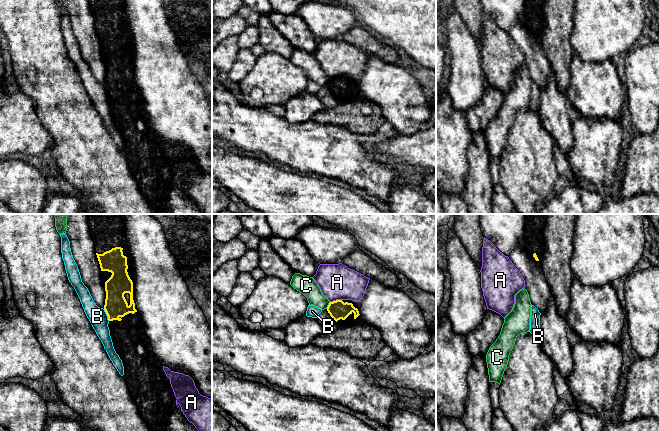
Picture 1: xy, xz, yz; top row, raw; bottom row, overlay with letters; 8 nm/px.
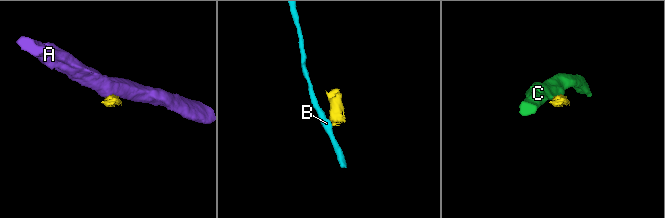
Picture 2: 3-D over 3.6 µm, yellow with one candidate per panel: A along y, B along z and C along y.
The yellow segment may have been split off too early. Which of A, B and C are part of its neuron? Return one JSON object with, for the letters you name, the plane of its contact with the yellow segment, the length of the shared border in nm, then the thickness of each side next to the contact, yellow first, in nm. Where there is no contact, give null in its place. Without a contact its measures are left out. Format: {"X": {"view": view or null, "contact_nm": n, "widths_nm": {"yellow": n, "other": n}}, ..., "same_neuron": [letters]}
{"same_neuron": []}

